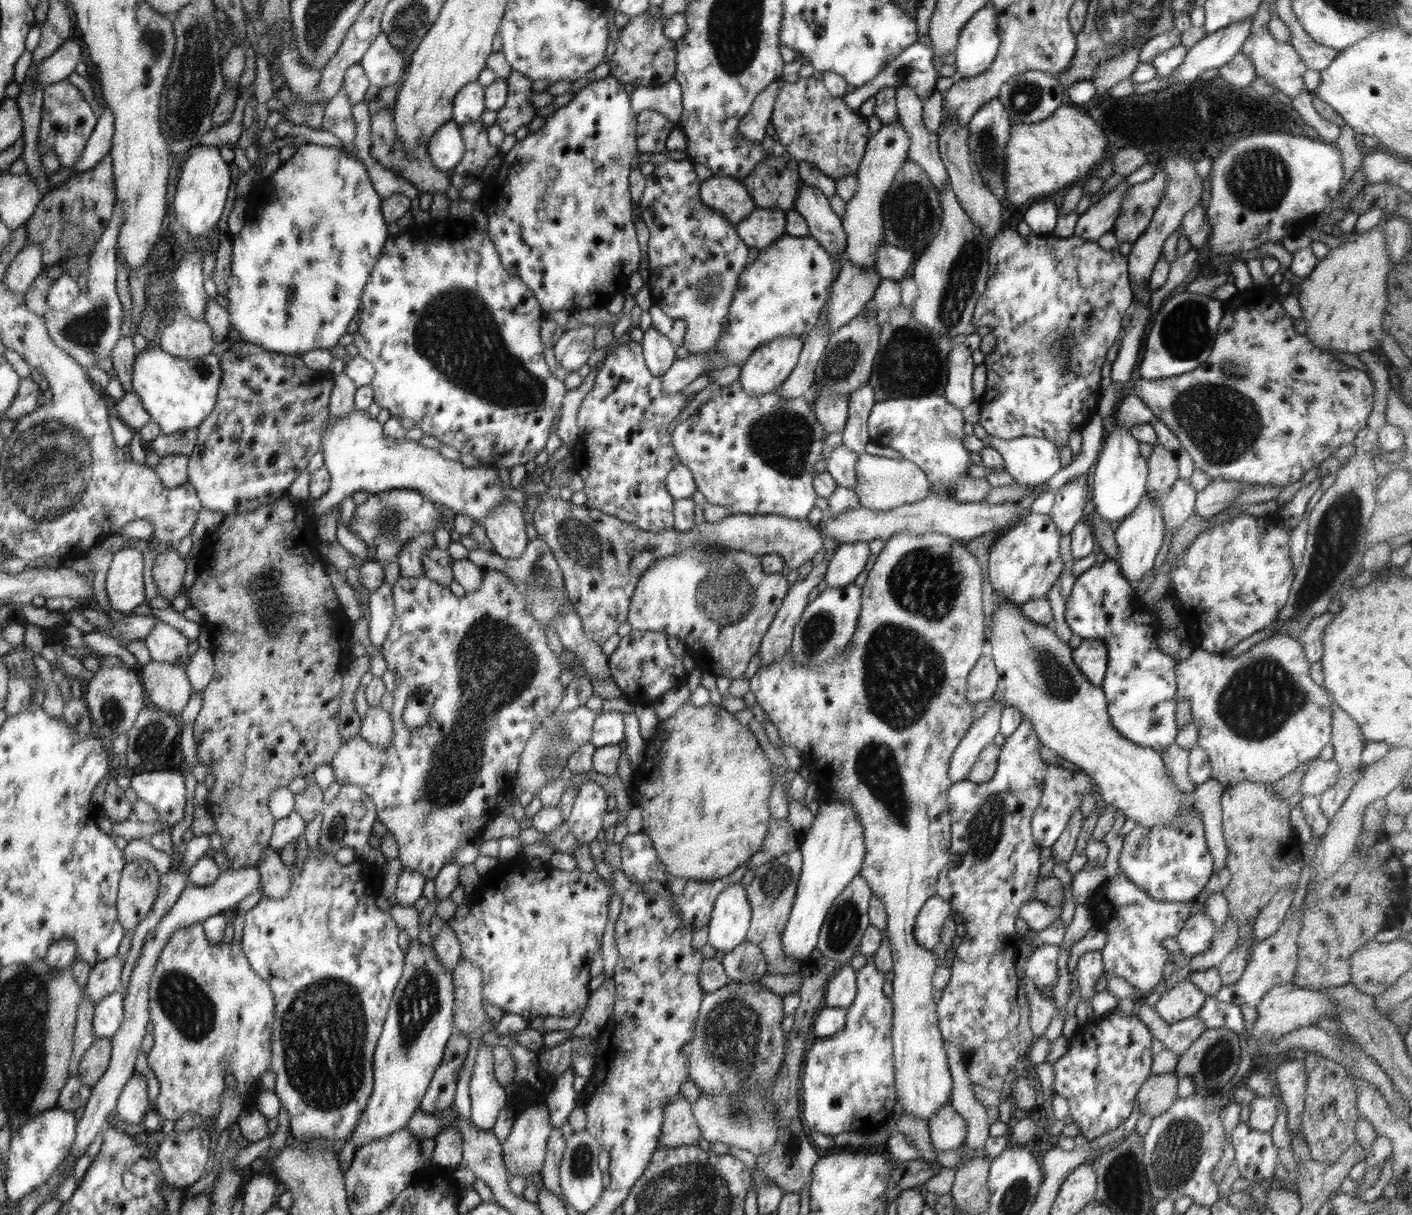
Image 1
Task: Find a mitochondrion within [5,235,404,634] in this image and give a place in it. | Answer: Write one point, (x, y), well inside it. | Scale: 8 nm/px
(85, 331)

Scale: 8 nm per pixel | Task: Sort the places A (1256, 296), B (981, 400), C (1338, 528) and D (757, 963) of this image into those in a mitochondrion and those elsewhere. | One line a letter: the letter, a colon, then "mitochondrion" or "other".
A: other
B: other
C: mitochondrion
D: other

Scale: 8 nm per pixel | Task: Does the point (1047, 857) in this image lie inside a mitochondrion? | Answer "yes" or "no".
no

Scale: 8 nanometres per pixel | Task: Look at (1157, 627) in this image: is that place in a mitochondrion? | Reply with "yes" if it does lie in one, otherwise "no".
no

